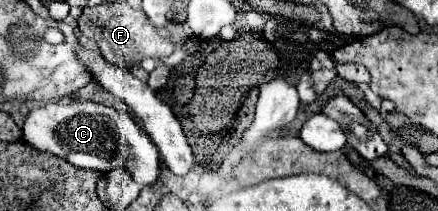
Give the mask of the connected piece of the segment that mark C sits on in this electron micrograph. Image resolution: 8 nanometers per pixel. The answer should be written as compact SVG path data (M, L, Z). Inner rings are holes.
M51 102L43 108L35 108L25 120L23 138L37 150L67 158L77 168L93 168L105 172L125 166L131 170L135 182L155 186L159 180L159 150L153 140L135 124L131 116L103 104Z

